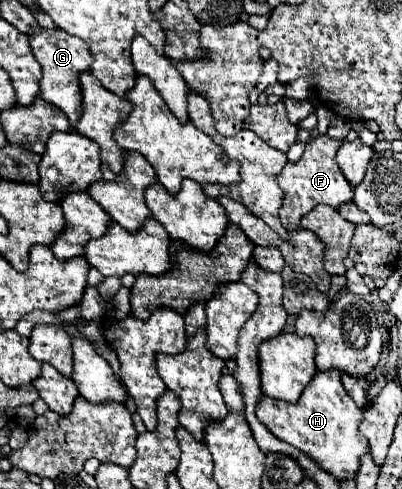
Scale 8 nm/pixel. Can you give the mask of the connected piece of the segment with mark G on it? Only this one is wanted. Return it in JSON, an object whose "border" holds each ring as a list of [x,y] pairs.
{"border":[[[36,29],[28,33],[30,47],[34,51],[34,57],[42,65],[42,79],[40,79],[40,97],[56,107],[60,107],[66,117],[72,121],[74,127],[80,117],[80,81],[78,75],[82,71],[88,71],[92,65],[92,55],[86,47],[86,43],[80,37],[74,37],[62,29]]]}

